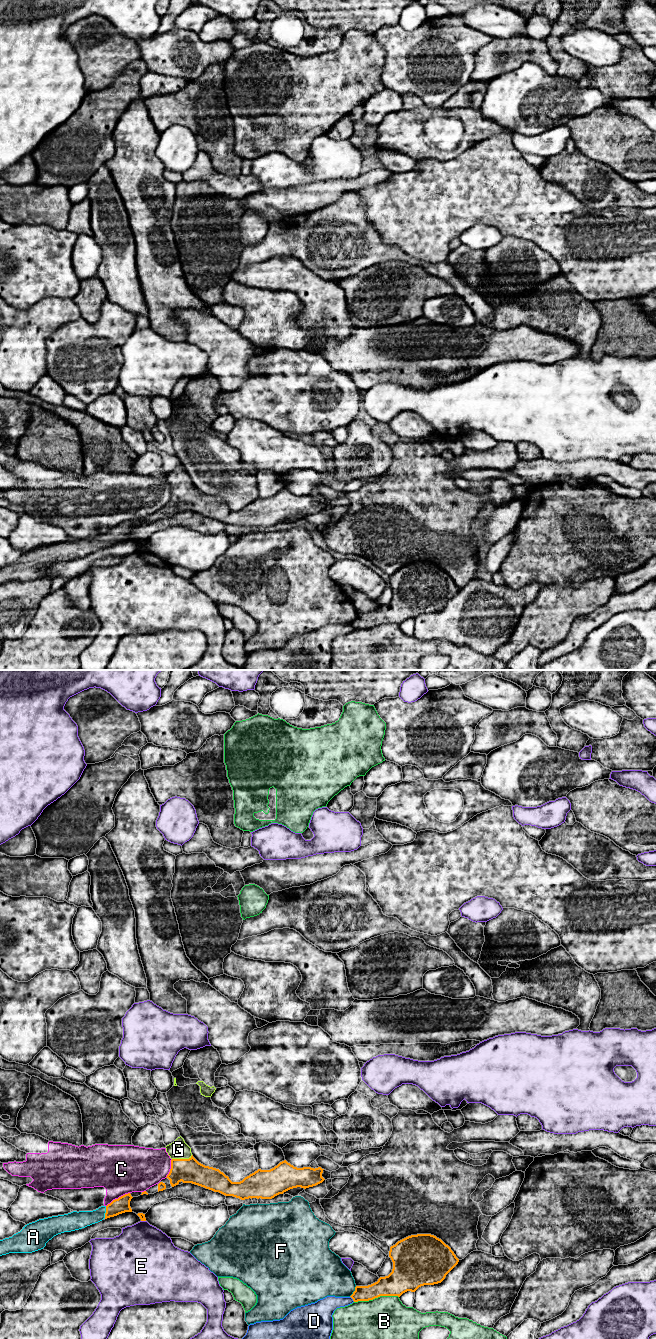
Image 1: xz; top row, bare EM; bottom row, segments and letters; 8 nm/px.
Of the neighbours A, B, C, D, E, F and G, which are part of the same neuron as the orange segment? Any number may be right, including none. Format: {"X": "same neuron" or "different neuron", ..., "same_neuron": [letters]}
{"A": "same neuron", "B": "different neuron", "C": "different neuron", "D": "different neuron", "E": "different neuron", "F": "different neuron", "G": "same neuron", "same_neuron": ["A", "G"]}

